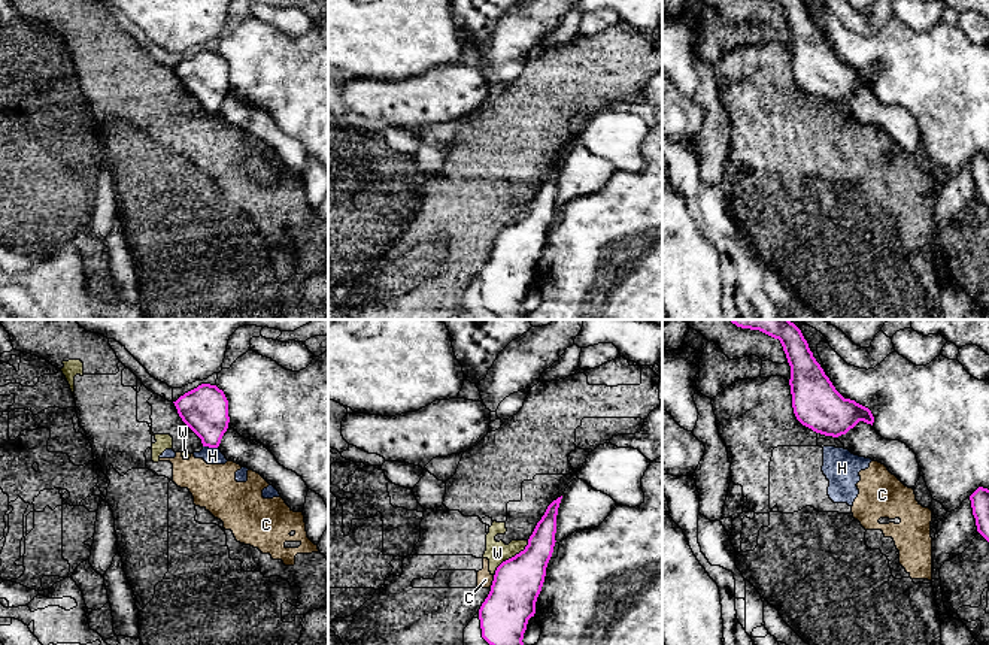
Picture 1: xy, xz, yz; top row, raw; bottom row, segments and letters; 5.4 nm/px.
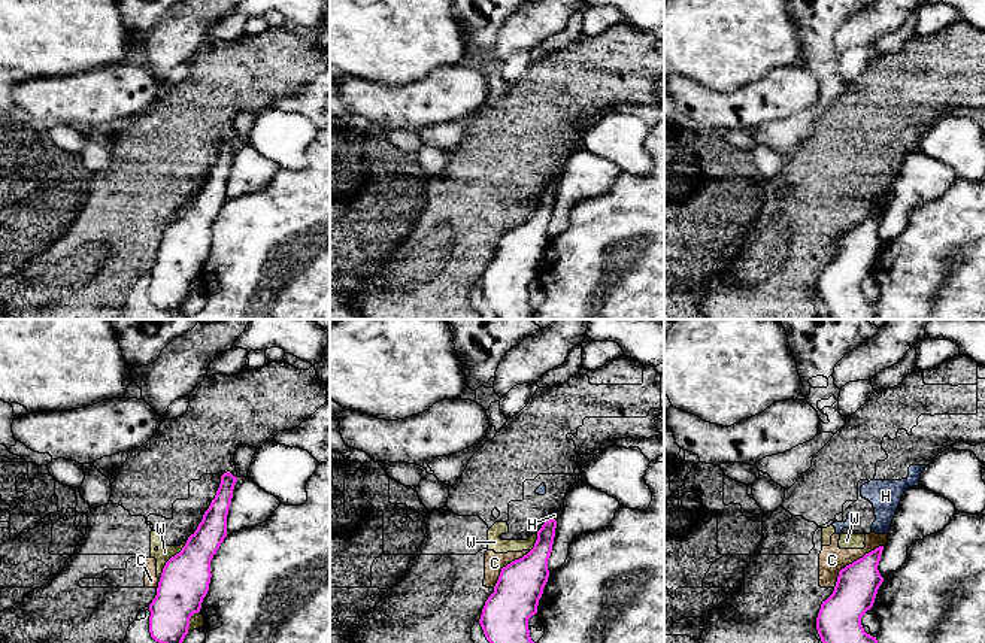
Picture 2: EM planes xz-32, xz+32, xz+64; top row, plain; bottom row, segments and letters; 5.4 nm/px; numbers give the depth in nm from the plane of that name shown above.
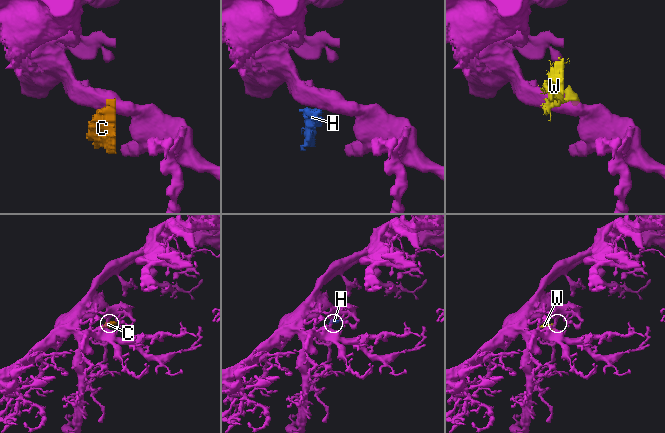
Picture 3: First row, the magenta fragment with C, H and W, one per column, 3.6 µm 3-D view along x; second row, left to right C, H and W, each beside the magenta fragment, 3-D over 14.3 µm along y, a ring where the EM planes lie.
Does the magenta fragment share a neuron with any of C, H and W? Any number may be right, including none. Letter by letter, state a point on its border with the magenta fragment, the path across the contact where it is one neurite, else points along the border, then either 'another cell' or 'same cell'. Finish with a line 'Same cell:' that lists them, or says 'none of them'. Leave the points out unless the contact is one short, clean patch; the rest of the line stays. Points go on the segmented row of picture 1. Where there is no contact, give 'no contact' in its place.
C: meets magenta in xz at (493, 581); border along xz (494, 575), (490, 587); another cell
H: meets magenta in xy at (211, 447); another cell
W: meets magenta in xz at (512, 557); another cell
Same cell: none of them

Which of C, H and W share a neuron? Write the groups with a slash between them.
C H W

